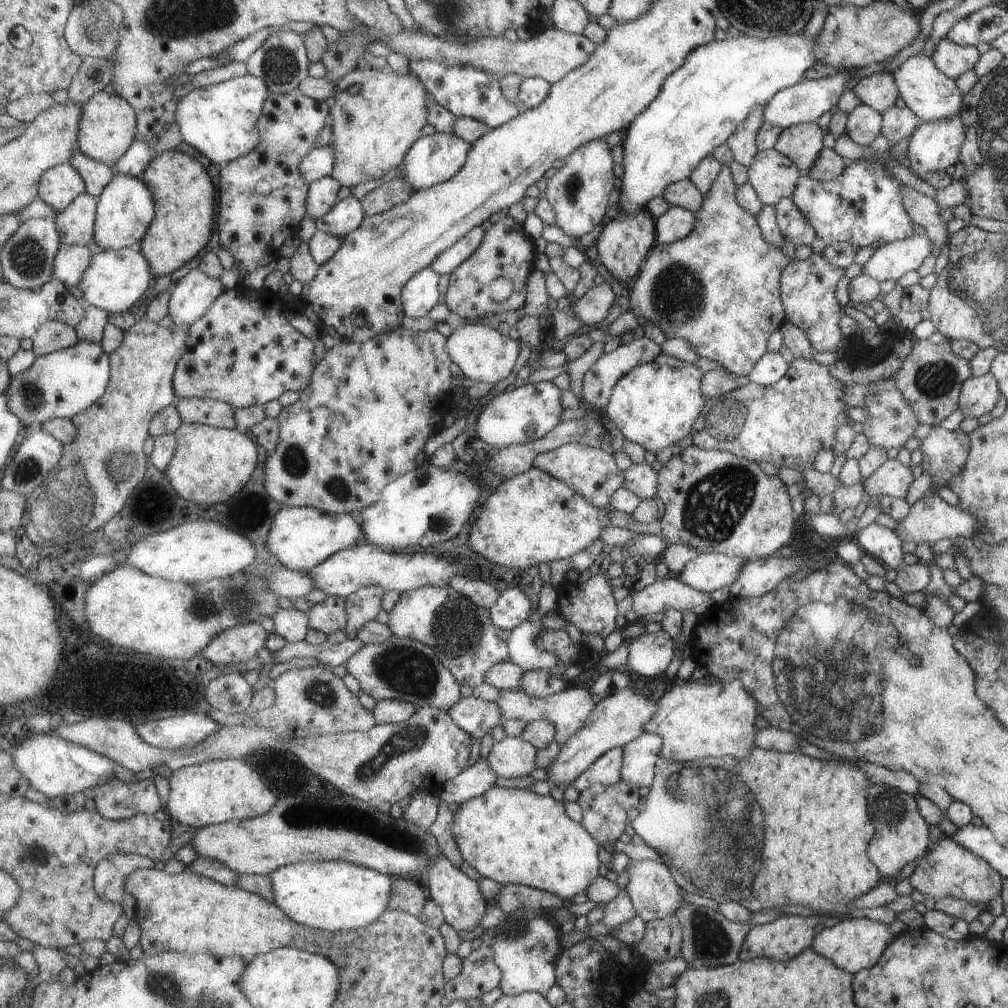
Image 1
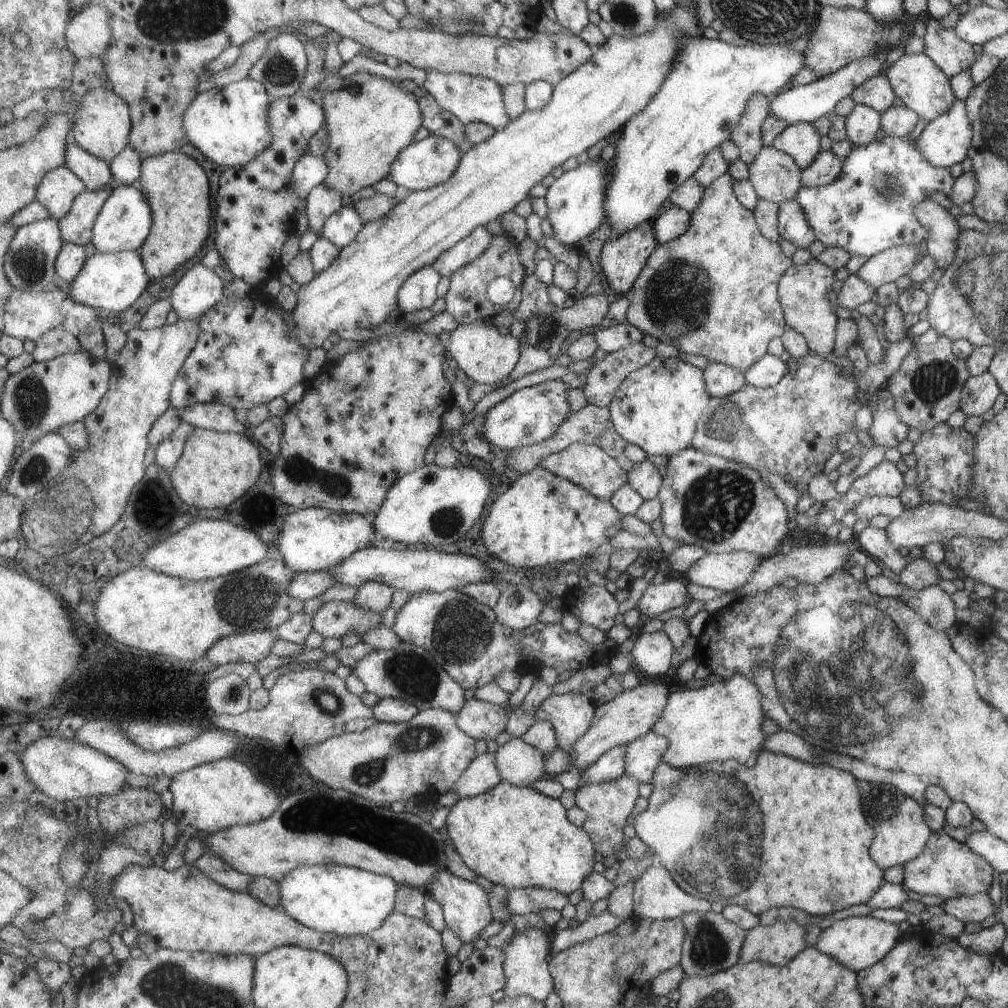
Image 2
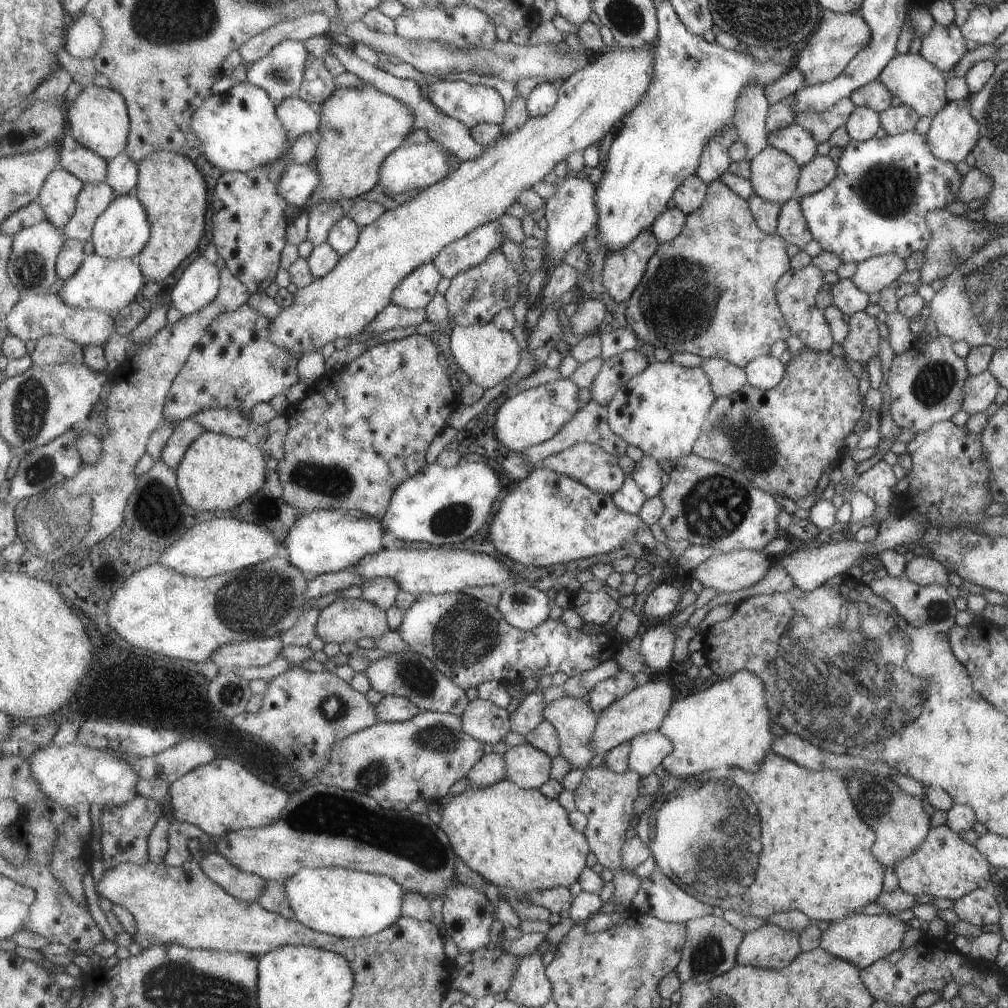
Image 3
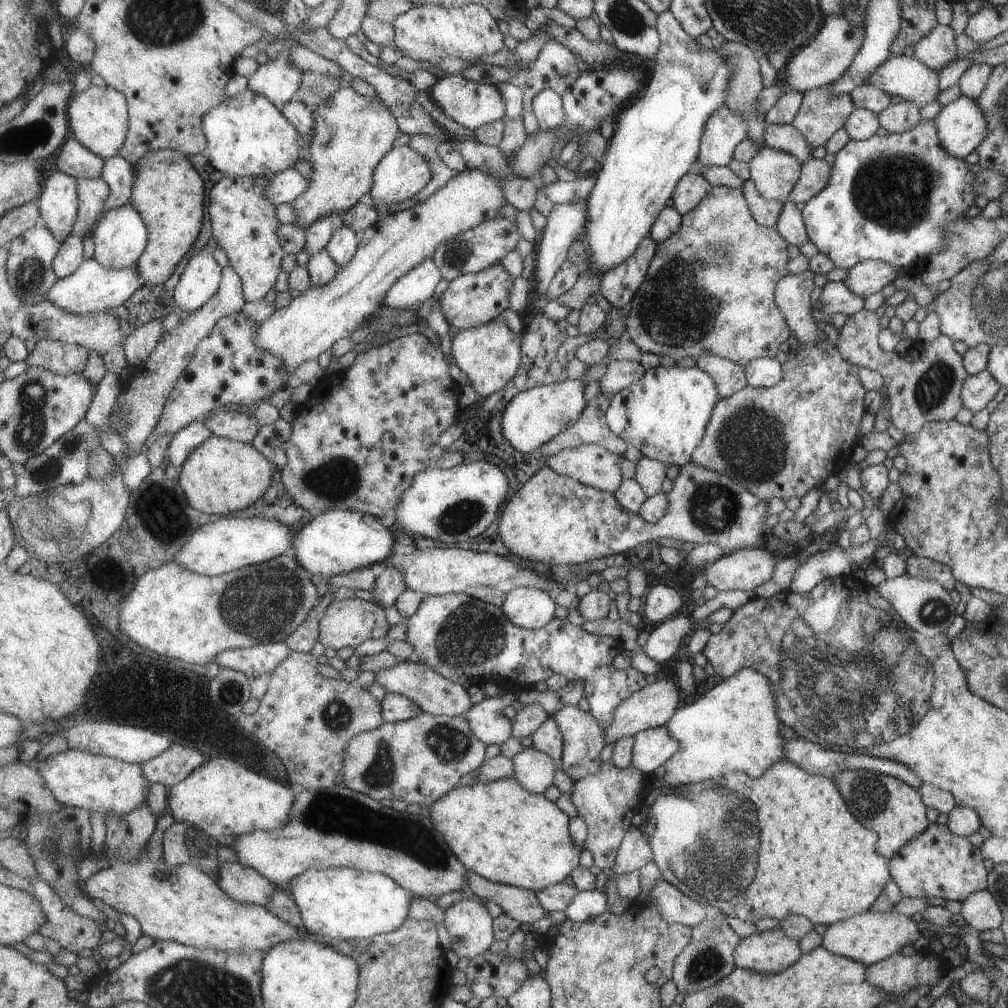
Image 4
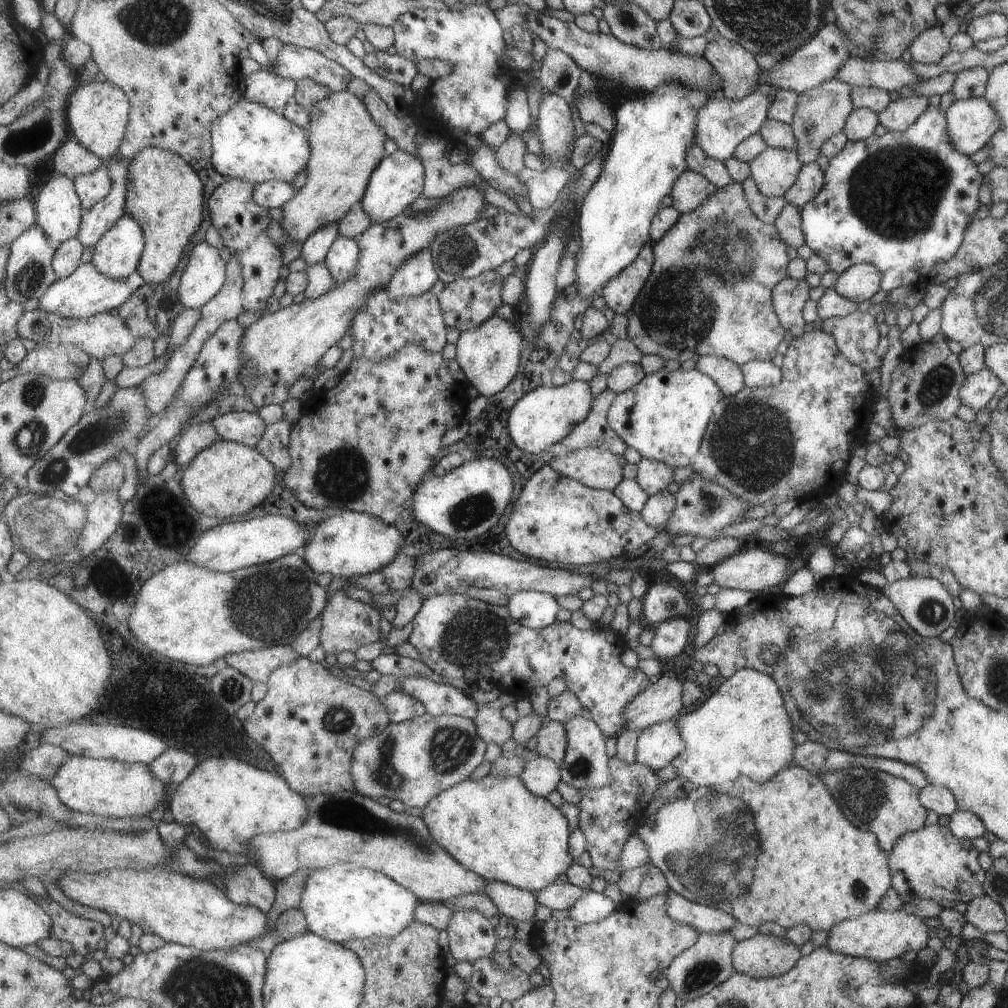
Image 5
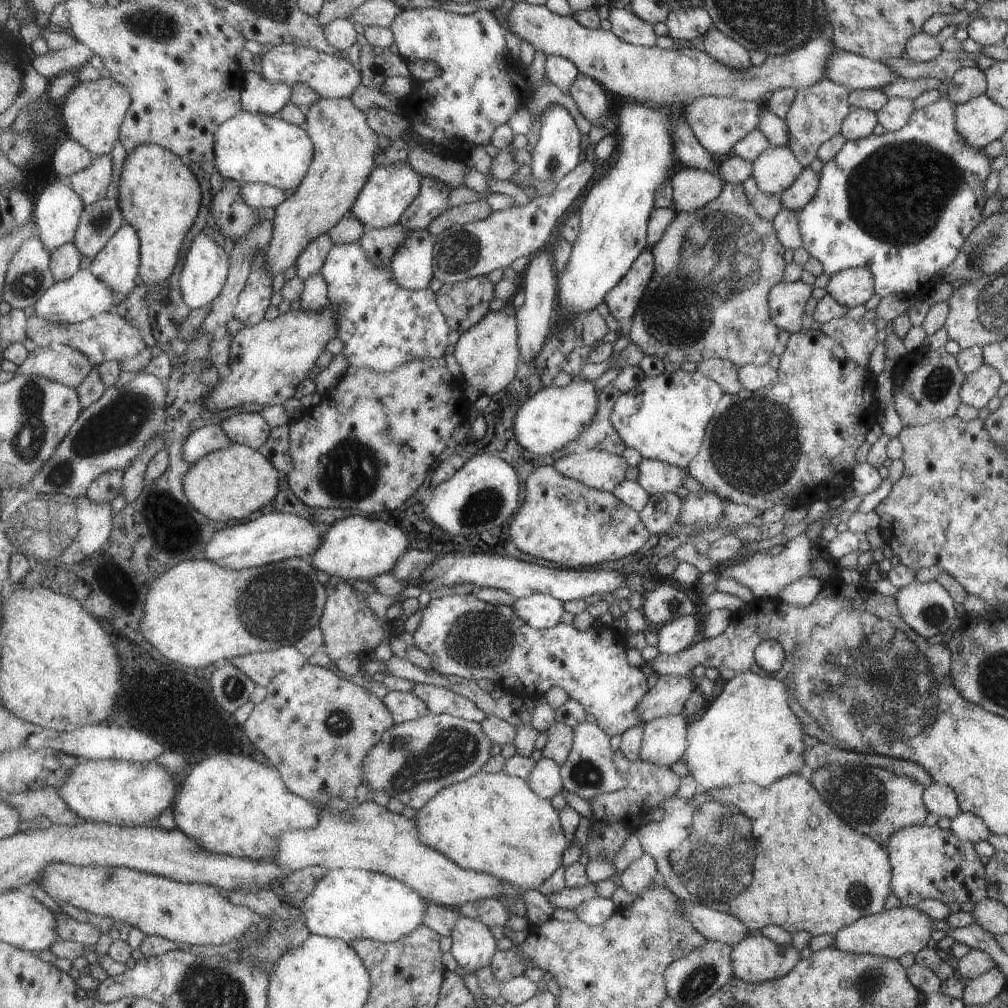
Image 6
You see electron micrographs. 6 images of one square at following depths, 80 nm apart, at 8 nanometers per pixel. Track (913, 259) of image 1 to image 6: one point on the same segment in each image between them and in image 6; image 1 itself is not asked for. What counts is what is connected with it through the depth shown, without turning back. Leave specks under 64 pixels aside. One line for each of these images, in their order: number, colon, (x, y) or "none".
2: (887, 266)
3: (877, 272)
4: (867, 277)
5: (859, 282)
6: (851, 287)

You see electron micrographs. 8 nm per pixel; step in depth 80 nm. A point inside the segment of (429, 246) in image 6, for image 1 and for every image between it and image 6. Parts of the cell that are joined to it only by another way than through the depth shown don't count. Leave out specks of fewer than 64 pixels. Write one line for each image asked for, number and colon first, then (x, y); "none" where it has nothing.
1: (420, 294)
2: (420, 291)
3: (416, 291)
4: (411, 290)
5: (416, 277)

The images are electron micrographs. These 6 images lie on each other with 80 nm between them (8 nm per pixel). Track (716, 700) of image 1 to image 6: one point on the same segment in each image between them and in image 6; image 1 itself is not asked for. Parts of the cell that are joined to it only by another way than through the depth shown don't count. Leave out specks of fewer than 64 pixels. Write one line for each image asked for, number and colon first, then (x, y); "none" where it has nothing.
2: (722, 721)
3: (726, 725)
4: (733, 727)
5: (743, 728)
6: (748, 734)

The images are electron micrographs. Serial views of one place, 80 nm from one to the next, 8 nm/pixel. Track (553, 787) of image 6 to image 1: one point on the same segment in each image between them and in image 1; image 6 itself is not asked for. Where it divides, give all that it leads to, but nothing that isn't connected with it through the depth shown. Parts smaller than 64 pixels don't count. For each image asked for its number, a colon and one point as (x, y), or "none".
1: (512, 757)
2: (519, 763)
3: (529, 767)
4: (535, 770)
5: (542, 775)

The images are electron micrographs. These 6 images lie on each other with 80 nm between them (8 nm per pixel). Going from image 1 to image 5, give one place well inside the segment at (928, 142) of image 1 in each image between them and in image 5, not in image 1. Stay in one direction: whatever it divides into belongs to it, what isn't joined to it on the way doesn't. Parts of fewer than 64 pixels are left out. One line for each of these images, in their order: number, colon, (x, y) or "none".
2: (944, 141)
3: (953, 131)
4: (961, 126)
5: (970, 123)

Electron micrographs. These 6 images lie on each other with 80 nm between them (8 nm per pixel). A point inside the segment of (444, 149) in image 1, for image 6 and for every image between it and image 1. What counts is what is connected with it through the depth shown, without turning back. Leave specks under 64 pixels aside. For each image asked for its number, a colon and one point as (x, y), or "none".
2: (424, 164)
3: (411, 167)
4: (403, 172)
5: (399, 180)
6: (389, 191)

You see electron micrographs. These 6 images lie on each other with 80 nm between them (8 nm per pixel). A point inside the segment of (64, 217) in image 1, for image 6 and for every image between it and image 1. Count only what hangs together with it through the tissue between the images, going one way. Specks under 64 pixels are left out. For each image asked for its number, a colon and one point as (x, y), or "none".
2: (77, 227)
3: (95, 198)
4: (93, 193)
5: (92, 187)
6: (92, 184)

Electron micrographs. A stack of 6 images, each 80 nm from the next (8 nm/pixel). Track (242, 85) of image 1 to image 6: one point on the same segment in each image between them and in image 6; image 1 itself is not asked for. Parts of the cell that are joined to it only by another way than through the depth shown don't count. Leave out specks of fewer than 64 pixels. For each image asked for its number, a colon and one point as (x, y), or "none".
2: (231, 125)
3: (240, 130)
4: (248, 136)
5: (253, 142)
6: (251, 148)

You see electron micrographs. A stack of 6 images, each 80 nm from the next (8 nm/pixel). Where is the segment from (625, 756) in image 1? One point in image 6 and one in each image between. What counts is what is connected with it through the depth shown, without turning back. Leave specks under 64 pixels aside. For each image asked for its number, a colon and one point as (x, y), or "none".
2: (642, 754)
3: (647, 750)
4: (652, 747)
5: (657, 745)
6: (664, 741)

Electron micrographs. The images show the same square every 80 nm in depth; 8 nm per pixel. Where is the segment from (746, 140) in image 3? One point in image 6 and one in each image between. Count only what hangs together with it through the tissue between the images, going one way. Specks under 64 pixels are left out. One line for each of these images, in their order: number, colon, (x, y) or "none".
4: (744, 84)
5: (737, 68)
6: (717, 45)

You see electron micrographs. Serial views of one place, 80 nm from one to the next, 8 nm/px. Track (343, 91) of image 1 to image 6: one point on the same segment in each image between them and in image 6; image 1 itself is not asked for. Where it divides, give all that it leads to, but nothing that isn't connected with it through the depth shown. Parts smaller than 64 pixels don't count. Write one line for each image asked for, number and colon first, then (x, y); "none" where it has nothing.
2: (370, 121)
3: (360, 128)
4: (352, 134)
5: (347, 144)
6: (345, 147)

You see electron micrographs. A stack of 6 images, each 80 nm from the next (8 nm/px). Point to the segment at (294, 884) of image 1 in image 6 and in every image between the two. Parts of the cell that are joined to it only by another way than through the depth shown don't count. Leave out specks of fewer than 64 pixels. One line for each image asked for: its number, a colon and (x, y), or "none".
2: (338, 899)
3: (343, 902)
4: (343, 903)
5: (339, 904)
6: (349, 904)

